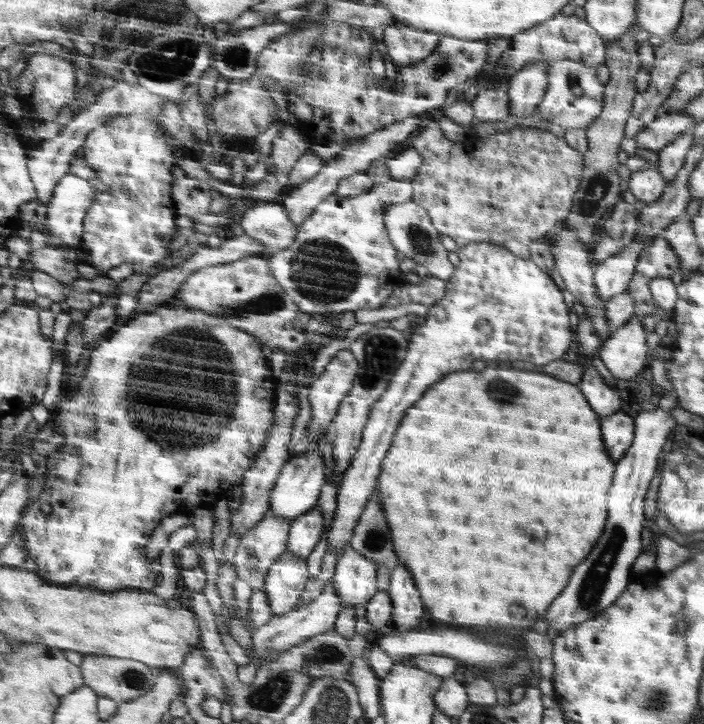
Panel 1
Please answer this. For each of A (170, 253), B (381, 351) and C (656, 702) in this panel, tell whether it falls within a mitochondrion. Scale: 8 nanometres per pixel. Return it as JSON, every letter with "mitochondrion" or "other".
{"A":"other","B":"mitochondrion","C":"mitochondrion"}

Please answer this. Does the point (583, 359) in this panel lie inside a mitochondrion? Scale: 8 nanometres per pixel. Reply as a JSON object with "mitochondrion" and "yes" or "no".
{"mitochondrion":"no"}

